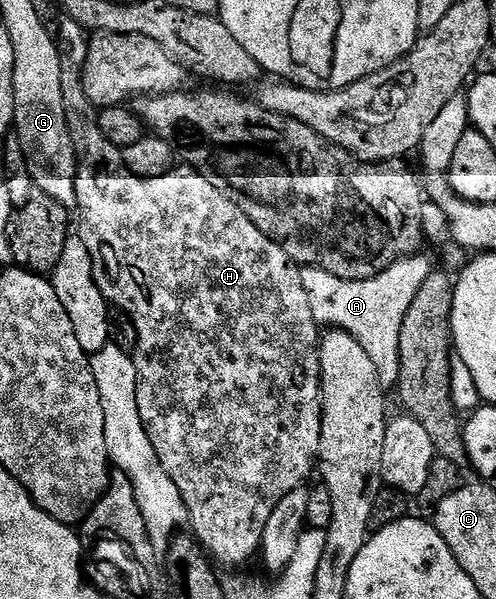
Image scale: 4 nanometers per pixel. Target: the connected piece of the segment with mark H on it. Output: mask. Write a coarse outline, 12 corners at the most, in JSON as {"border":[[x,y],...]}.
{"border":[[55,29],[78,235],[217,565],[320,454],[321,325],[213,181],[112,172]]}

